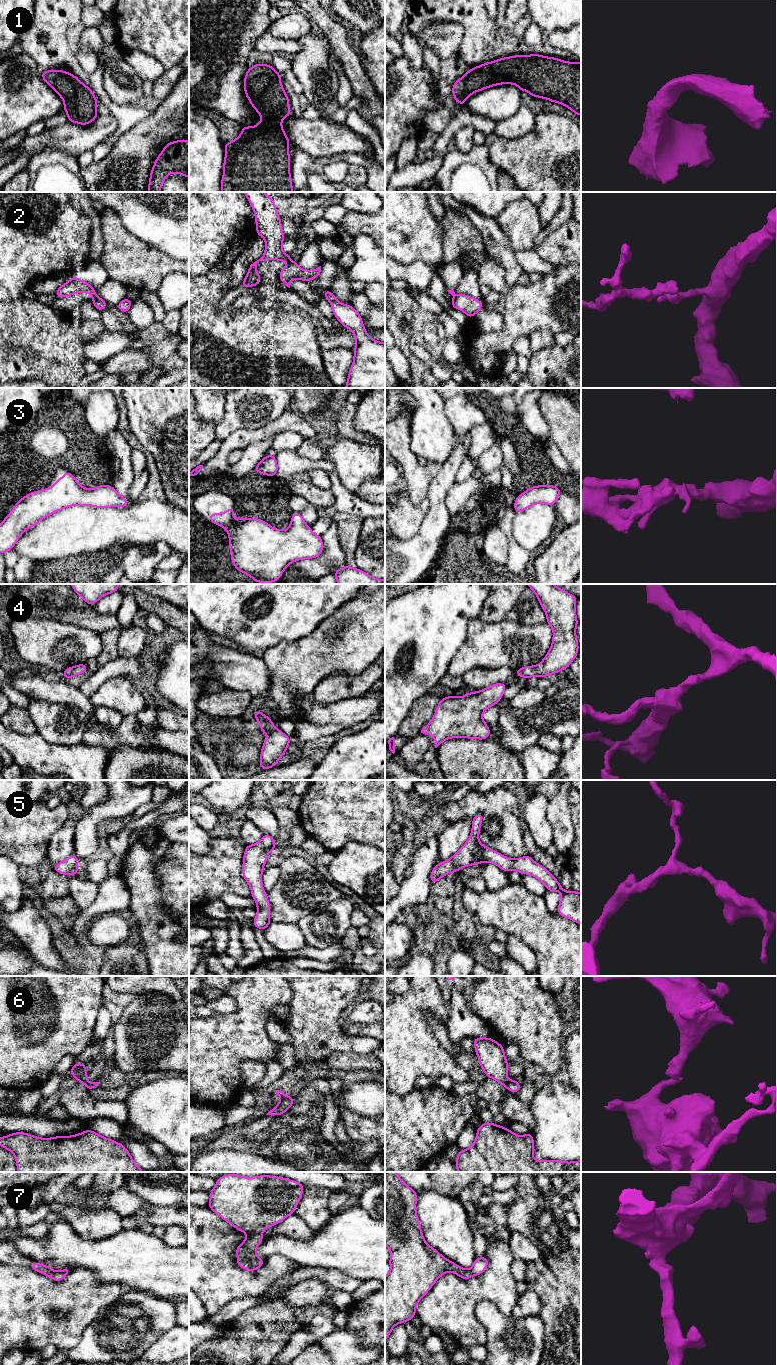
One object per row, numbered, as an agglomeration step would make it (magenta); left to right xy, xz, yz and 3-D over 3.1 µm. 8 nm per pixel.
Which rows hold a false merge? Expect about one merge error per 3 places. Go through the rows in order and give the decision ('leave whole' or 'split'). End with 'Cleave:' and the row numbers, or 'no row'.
1: leave whole
2: split
3: leave whole
4: leave whole
5: leave whole
6: split
7: leave whole
Cleave: 2, 6

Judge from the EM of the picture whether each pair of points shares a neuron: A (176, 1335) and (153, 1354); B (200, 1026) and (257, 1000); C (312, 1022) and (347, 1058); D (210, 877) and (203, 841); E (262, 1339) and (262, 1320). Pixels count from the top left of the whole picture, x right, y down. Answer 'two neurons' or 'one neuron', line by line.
A: one neuron
B: one neuron
C: two neurons
D: two neurons
E: one neuron

